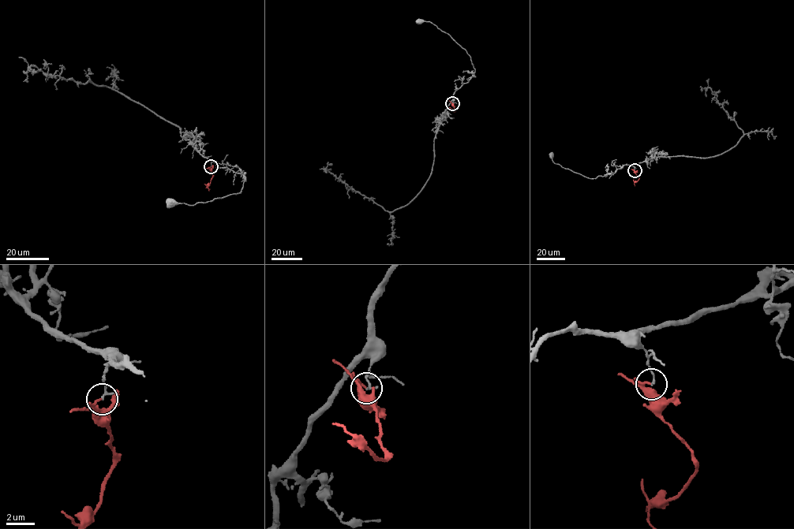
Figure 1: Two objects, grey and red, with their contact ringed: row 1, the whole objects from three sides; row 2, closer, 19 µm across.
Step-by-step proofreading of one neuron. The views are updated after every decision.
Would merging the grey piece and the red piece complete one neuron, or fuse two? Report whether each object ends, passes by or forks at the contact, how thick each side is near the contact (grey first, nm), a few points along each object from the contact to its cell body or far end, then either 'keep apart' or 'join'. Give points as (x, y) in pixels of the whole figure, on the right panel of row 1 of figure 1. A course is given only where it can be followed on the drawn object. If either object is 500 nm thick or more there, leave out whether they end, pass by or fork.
grey ends | red ends | 150/140 nm | grey via (634, 170), (632, 165), (626, 165), (614, 173), (589, 178), (555, 163), (552, 156) | red via (634, 170), (638, 179), (634, 183), (634, 185) | keep apart

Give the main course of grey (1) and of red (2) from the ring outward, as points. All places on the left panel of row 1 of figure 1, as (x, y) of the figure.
1: (211, 166), (211, 160), (220, 167), (228, 168), (245, 176), (241, 193), (193, 205), (171, 203)
2: (211, 166), (212, 177), (209, 191)

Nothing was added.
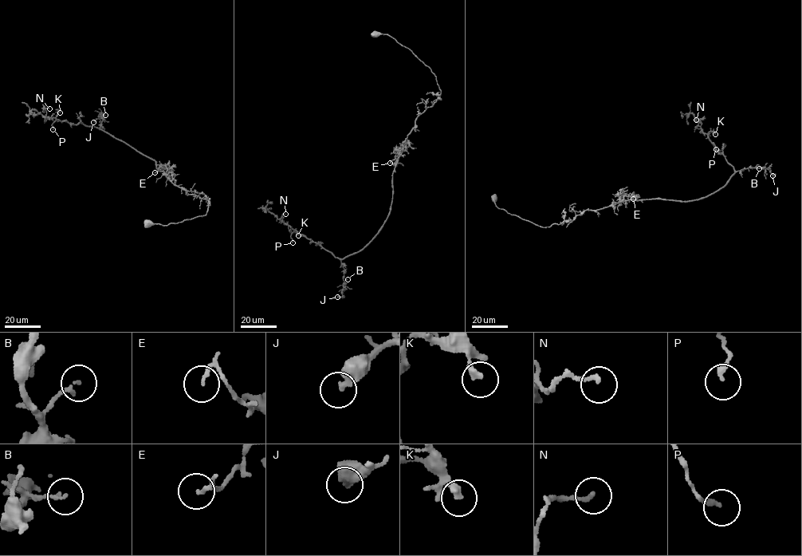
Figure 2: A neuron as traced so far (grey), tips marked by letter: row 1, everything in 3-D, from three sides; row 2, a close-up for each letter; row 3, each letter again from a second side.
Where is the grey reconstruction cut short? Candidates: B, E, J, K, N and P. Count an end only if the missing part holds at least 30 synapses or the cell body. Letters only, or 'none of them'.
none of them

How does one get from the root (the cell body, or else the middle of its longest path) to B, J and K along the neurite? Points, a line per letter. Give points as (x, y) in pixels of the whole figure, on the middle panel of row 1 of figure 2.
B: (375, 35), (408, 48), (434, 75), (441, 94), (403, 143), (381, 230), (341, 260), (347, 279)
J: (375, 35), (408, 48), (434, 75), (441, 94), (403, 143), (381, 230), (341, 260), (337, 297)
K: (375, 35), (410, 50), (440, 96), (403, 143), (389, 214), (371, 241), (340, 258), (298, 235)

